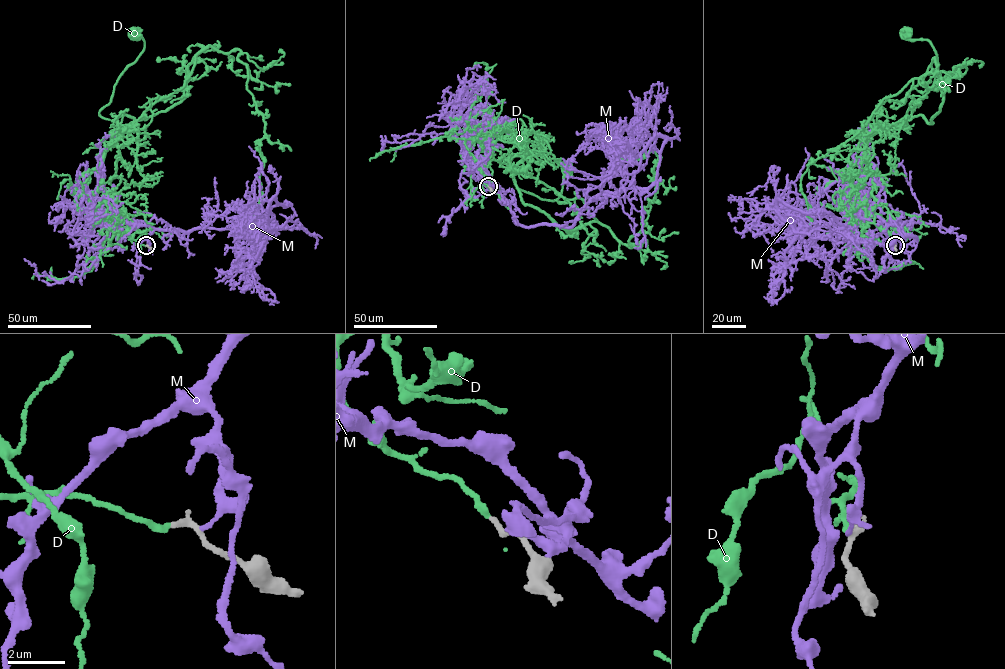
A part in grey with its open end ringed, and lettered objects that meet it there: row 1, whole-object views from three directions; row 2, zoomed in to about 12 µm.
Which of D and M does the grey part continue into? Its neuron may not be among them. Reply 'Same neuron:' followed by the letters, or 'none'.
Same neuron: D

